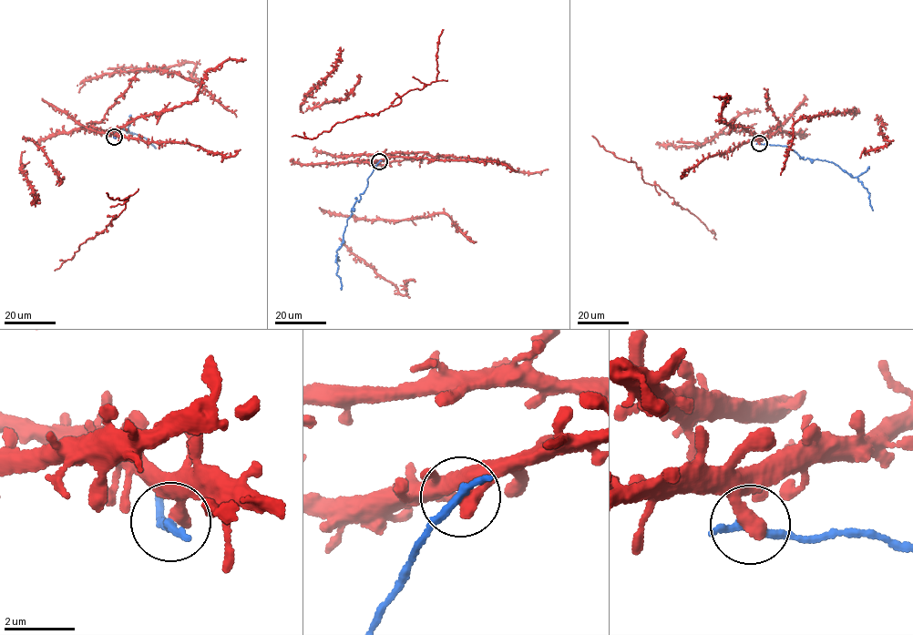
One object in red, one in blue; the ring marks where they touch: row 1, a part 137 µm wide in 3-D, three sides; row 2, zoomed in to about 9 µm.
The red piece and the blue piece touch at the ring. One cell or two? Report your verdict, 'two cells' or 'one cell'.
two cells

